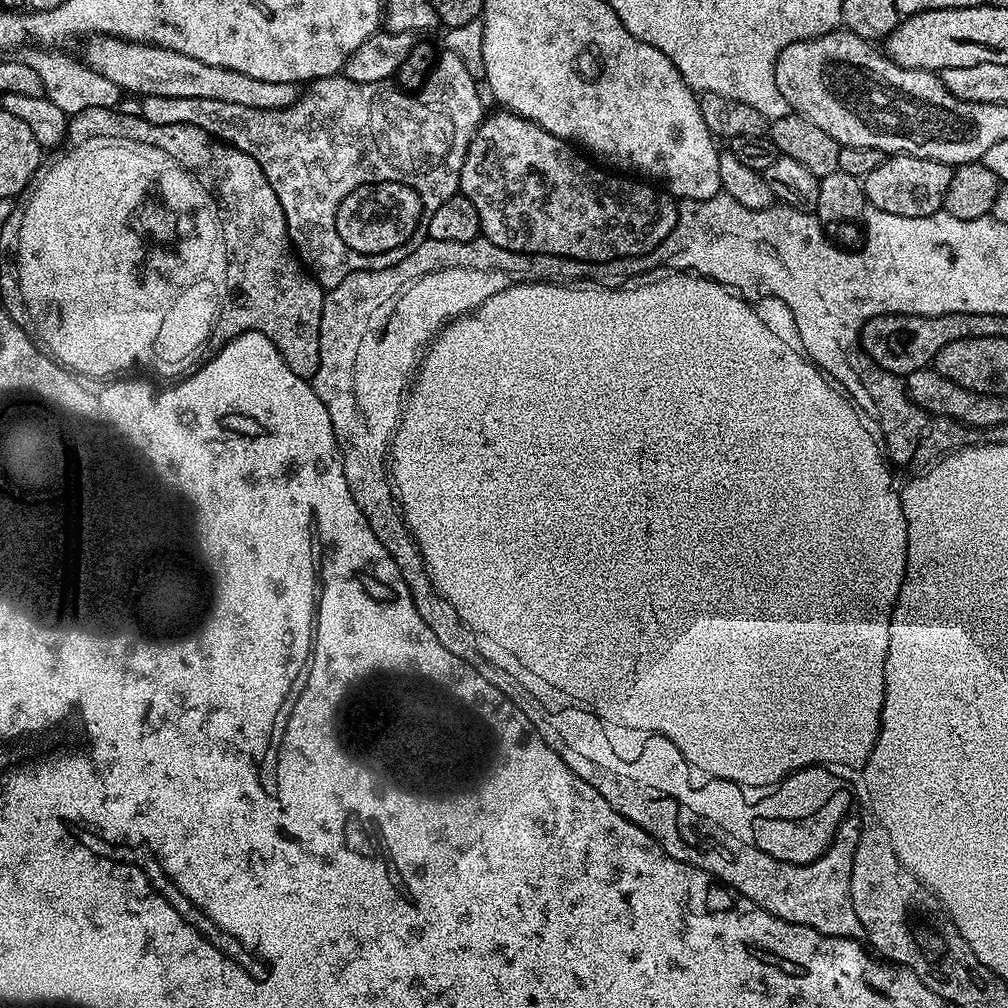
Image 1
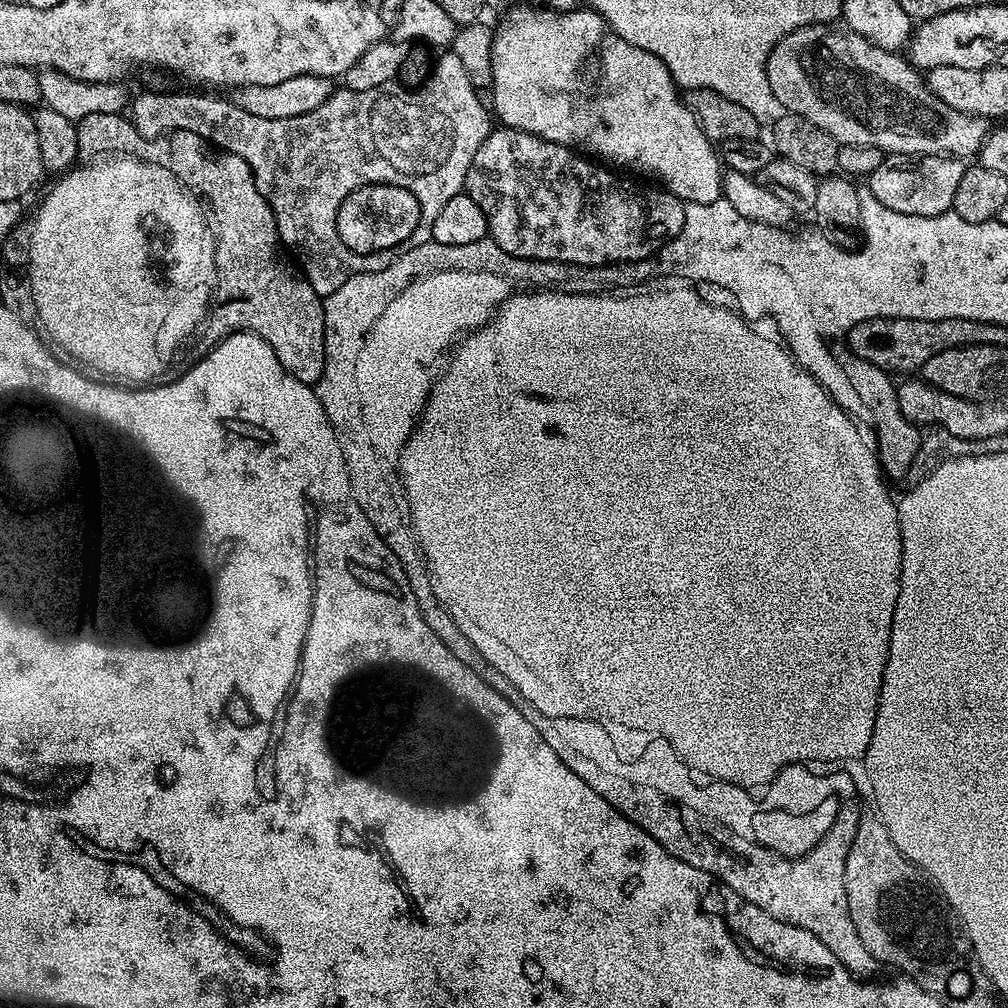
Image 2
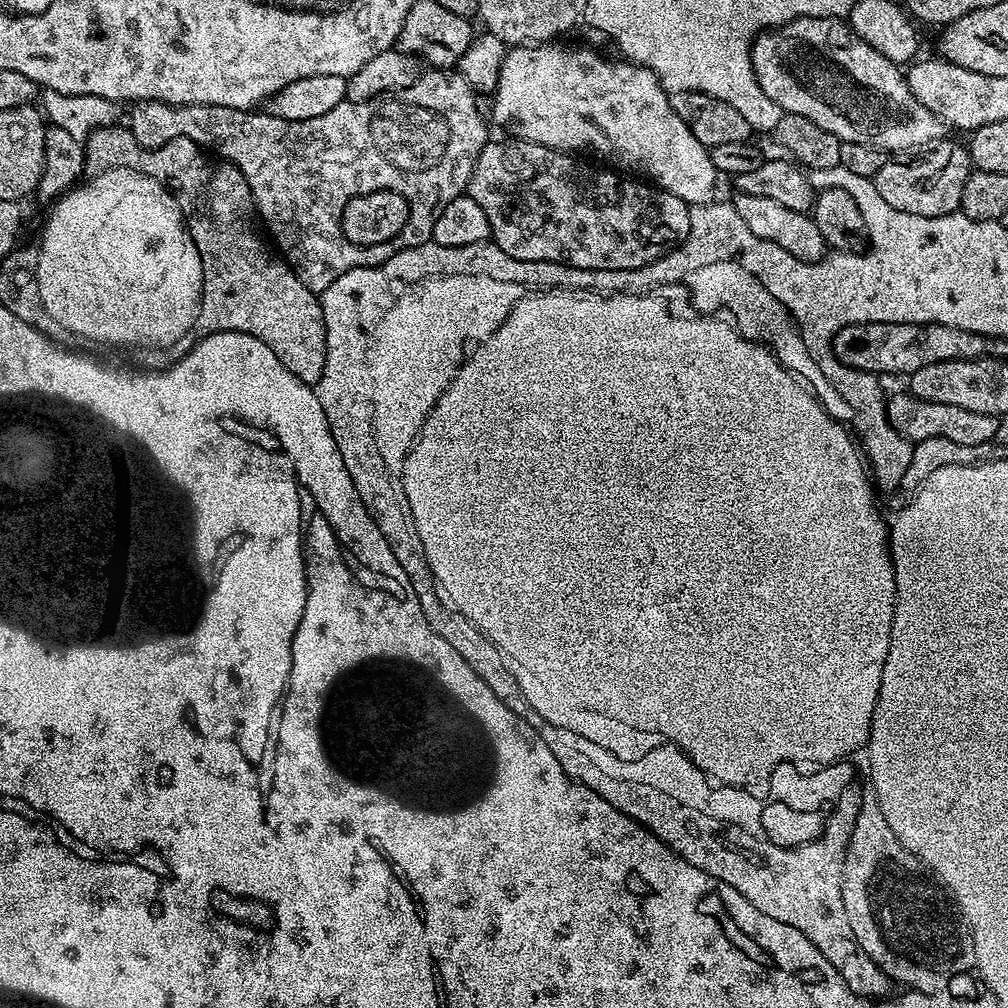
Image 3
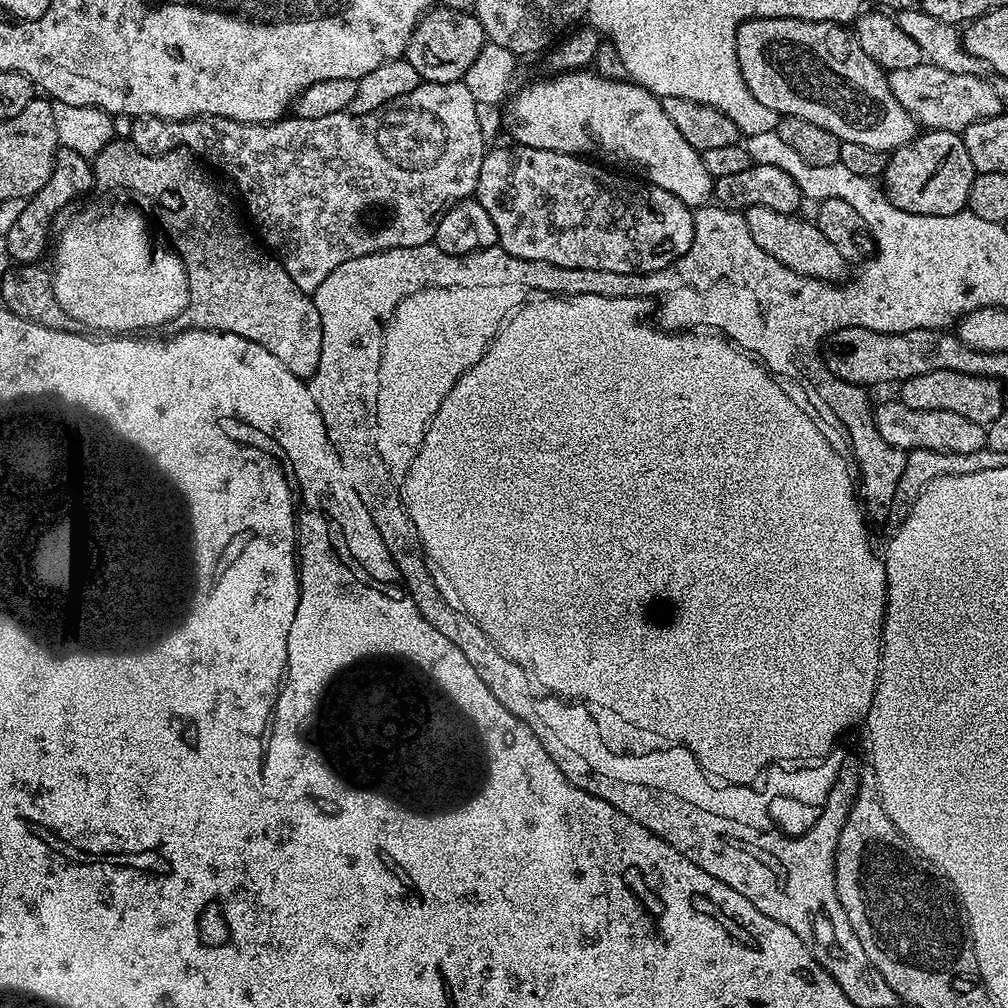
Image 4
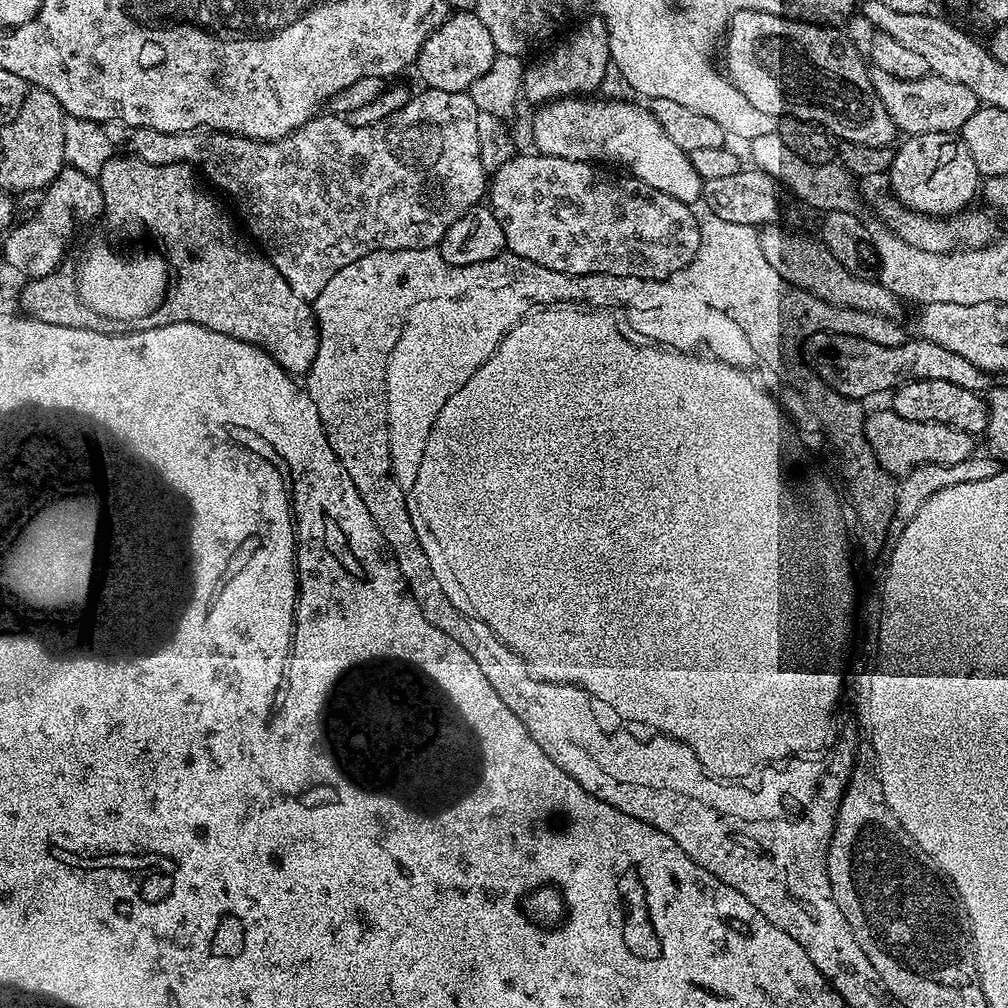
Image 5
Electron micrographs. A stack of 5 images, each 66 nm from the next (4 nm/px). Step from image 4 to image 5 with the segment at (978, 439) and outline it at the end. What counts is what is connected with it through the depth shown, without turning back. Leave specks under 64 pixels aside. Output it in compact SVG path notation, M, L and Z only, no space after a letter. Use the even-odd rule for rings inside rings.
M884 406L881 412L869 411L864 417L864 433L878 462L894 478L903 478L923 464L966 462L977 451L977 437L966 430L942 422L910 422L902 414Z

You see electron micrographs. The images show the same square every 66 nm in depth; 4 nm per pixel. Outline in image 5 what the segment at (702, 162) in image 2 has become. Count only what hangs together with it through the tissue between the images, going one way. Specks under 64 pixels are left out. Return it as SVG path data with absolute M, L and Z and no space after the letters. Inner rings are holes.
M573 94L570 96L562 96L562 97L560 97L559 100L550 100L546 104L539 105L539 107L537 107L535 109L535 111L533 111L536 113L534 113L532 116L532 144L531 144L531 147L533 149L535 149L535 151L539 152L540 155L542 155L542 156L553 156L554 158L570 158L574 162L586 162L587 164L591 164L593 162L599 162L601 165L604 165L604 166L612 166L612 165L608 165L608 164L621 164L621 166L624 167L621 169L623 169L623 171L625 173L635 176L636 179L641 180L642 182L646 182L646 186L654 186L654 190L662 190L662 194L670 194L670 198L678 198L678 202L682 202L683 204L687 204L689 206L696 206L696 204L699 205L701 203L702 193L704 190L704 181L701 180L700 175L698 174L698 170L694 170L694 166L692 165L691 155L689 155L689 153L687 153L687 152L683 152L683 150L681 148L679 148L678 146L674 146L674 141L669 137L669 135L666 134L666 130L662 130L662 126L658 126L658 118L654 118L654 114L652 113L651 110L649 110L647 107L645 107L645 105L643 108L643 106L640 104L631 104L631 102L628 100L592 100L592 99L596 99L596 98L589 98L587 95L584 95L584 94Z

